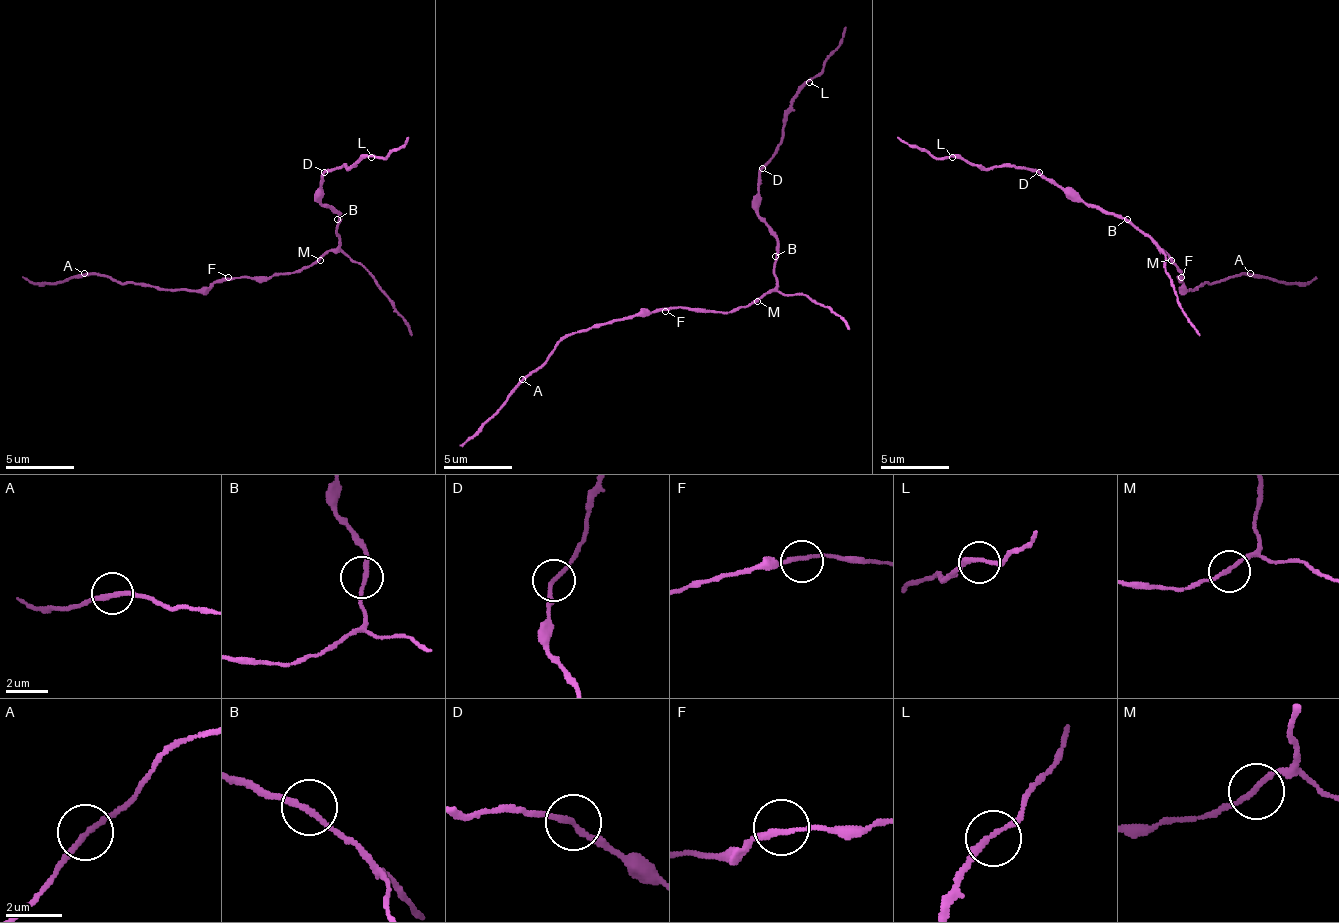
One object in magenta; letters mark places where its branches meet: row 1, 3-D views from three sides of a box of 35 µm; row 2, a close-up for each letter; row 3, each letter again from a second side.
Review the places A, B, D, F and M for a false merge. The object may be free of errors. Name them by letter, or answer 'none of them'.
D

